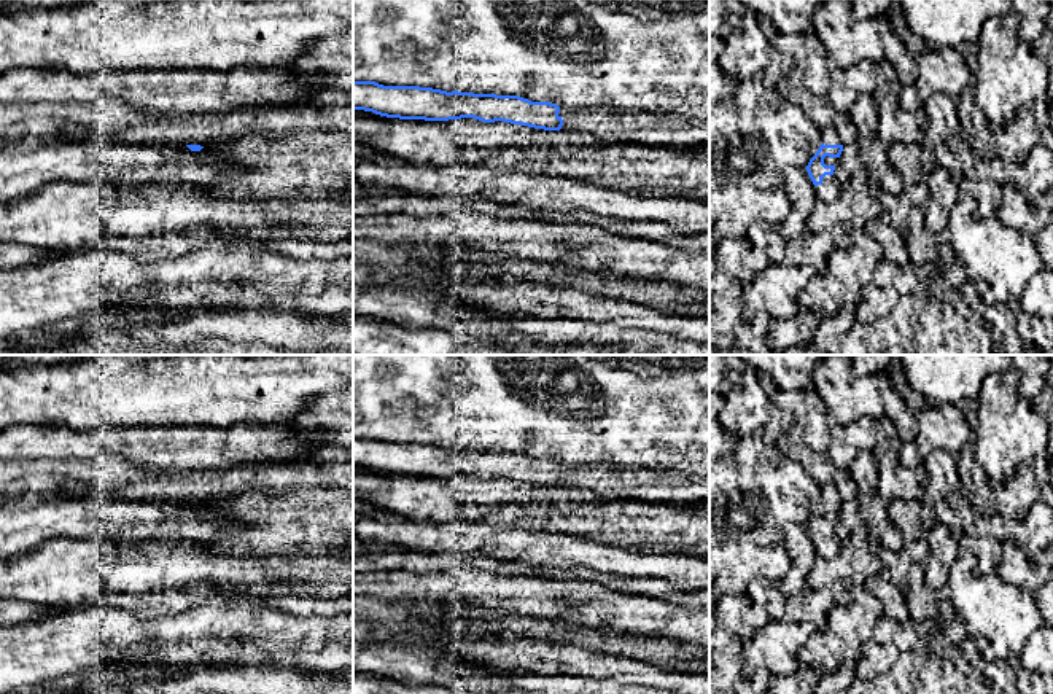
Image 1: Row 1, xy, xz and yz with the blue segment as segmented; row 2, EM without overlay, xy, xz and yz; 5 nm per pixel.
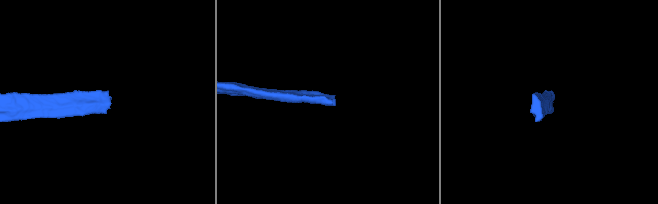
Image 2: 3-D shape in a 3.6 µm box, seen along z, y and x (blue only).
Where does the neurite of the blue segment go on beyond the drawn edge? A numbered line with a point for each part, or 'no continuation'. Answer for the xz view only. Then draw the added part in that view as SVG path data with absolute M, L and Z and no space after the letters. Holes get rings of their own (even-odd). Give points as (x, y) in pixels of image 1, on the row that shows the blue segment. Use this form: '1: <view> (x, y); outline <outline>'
1: xz (648, 129); outline M598 107L560 108L558 116L563 131L579 131L617 143L709 153L709 119Z

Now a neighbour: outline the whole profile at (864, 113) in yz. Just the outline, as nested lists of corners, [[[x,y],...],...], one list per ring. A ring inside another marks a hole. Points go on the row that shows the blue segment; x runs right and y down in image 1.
[[[872,94],[859,96],[849,110],[849,118],[857,129],[859,137],[856,142],[862,142],[868,146],[867,172],[872,183],[892,194],[900,193],[903,180],[889,161],[889,146],[876,135],[880,123],[880,107],[876,97]]]

